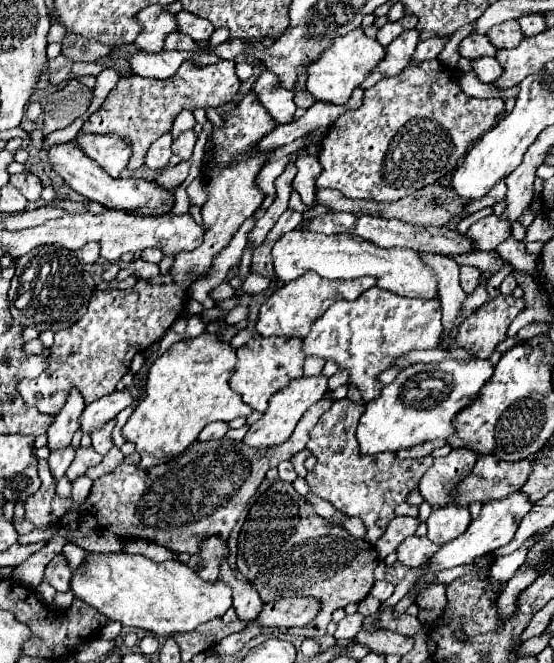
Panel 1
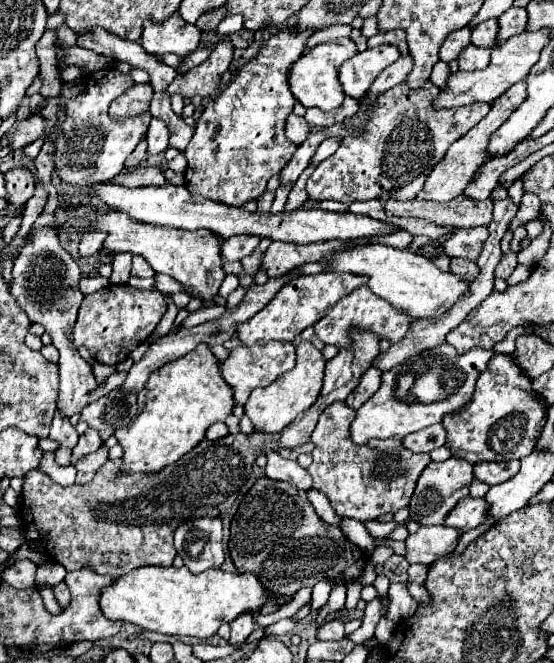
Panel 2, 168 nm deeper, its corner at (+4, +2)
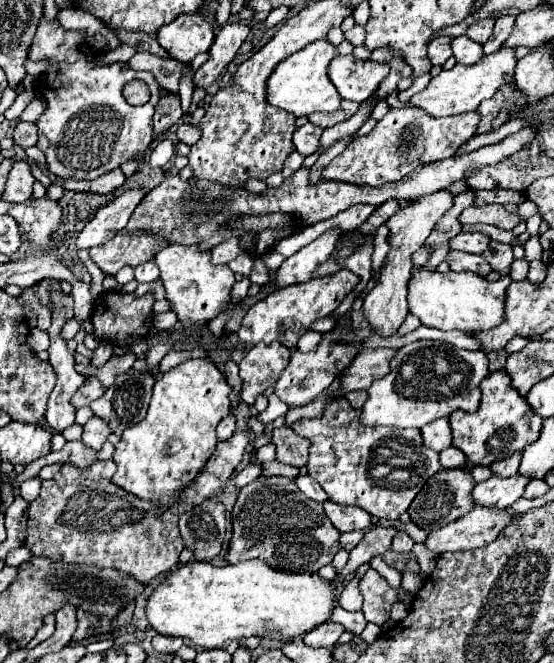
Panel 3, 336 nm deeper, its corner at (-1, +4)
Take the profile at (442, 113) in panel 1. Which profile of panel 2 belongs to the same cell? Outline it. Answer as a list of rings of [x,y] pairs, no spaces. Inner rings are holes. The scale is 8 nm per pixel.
[[[405,81],[383,95],[377,95],[373,103],[365,101],[367,95],[363,95],[359,99],[357,115],[343,121],[347,129],[359,131],[361,135],[341,137],[339,149],[315,167],[307,179],[309,197],[333,199],[347,205],[355,201],[381,199],[435,167],[447,153],[449,145],[475,127],[491,109],[489,103],[479,101],[457,109],[435,109],[433,99],[439,93],[441,89],[431,81],[425,81],[419,89],[411,89]]]

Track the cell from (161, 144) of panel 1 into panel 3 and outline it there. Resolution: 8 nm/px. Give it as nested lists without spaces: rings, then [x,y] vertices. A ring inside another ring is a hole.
[[[166,93],[158,105],[156,105],[156,113],[154,113],[154,133],[162,133],[166,129],[170,129],[172,125],[176,125],[182,117],[182,109],[180,109],[180,97],[178,93]]]

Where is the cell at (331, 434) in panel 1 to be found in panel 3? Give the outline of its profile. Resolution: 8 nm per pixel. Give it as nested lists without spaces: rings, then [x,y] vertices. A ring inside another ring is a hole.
[[[336,397],[332,403],[328,403],[328,405],[324,407],[324,411],[322,411],[322,415],[320,415],[320,417],[314,417],[314,419],[306,419],[306,417],[304,417],[304,419],[300,419],[300,421],[292,423],[292,429],[294,429],[298,435],[302,435],[302,437],[306,437],[306,439],[310,441],[310,455],[308,455],[306,469],[308,469],[308,475],[310,475],[312,479],[316,479],[316,481],[322,485],[322,489],[328,493],[328,497],[330,497],[334,503],[338,503],[338,505],[356,505],[356,507],[364,509],[366,513],[370,513],[372,517],[378,517],[378,519],[398,519],[398,517],[400,517],[400,515],[402,515],[402,513],[410,507],[412,499],[420,493],[420,489],[424,487],[424,483],[426,483],[426,481],[428,481],[434,473],[438,473],[438,471],[442,469],[442,465],[440,465],[440,453],[436,453],[436,451],[432,451],[432,449],[428,449],[428,447],[424,445],[420,429],[366,427],[366,425],[362,425],[362,423],[360,423],[360,411],[358,411],[358,409],[352,409],[344,397]],[[378,465],[392,465],[394,469],[392,469],[392,471],[390,471],[384,479],[378,479]]]

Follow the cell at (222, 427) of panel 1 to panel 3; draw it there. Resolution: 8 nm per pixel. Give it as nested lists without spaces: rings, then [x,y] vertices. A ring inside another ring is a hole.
[[[234,415],[224,417],[224,419],[218,423],[218,439],[220,439],[220,441],[230,439],[230,437],[234,435],[234,427],[236,427],[236,419],[234,419]]]

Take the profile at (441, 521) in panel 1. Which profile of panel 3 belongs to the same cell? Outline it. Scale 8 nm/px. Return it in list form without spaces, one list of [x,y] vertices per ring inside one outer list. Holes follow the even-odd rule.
[[[492,475],[488,481],[482,481],[474,487],[472,497],[476,505],[492,505],[492,507],[510,507],[516,499],[522,497],[524,487],[528,485],[530,475],[514,475],[514,477],[498,477]]]

